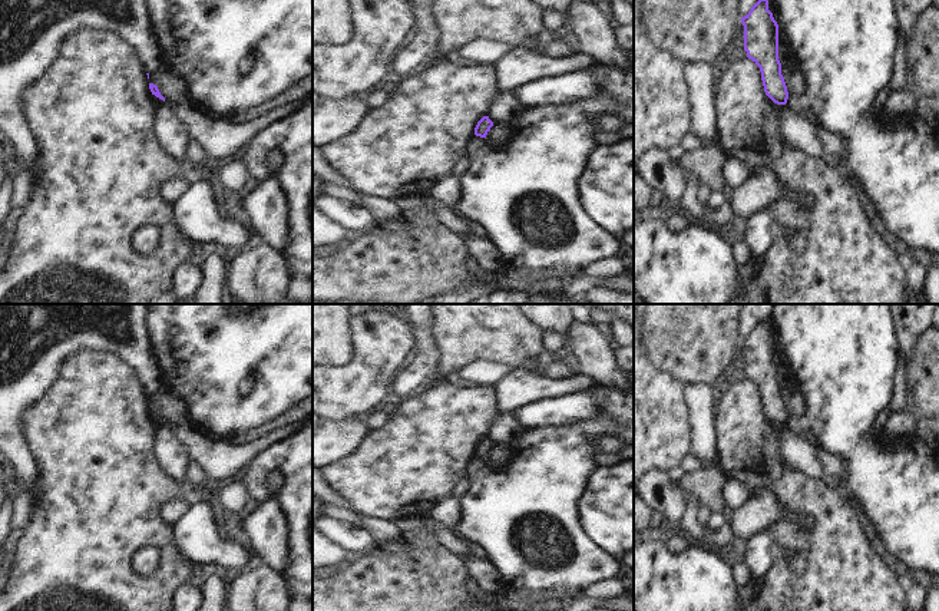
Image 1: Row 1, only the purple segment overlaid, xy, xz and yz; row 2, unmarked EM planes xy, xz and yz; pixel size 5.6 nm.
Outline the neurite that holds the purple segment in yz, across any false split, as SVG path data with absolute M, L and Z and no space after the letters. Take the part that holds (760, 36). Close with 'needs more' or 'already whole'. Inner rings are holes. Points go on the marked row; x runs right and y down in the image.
M758 0L747 16L744 26L744 50L761 72L766 95L777 105L786 105L787 86L778 60L778 24L768 10L768 0Z; already whole

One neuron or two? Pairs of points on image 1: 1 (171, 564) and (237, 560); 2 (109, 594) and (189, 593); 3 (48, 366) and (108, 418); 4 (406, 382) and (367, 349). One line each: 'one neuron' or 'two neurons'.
1: two neurons
2: two neurons
3: two neurons
4: two neurons

